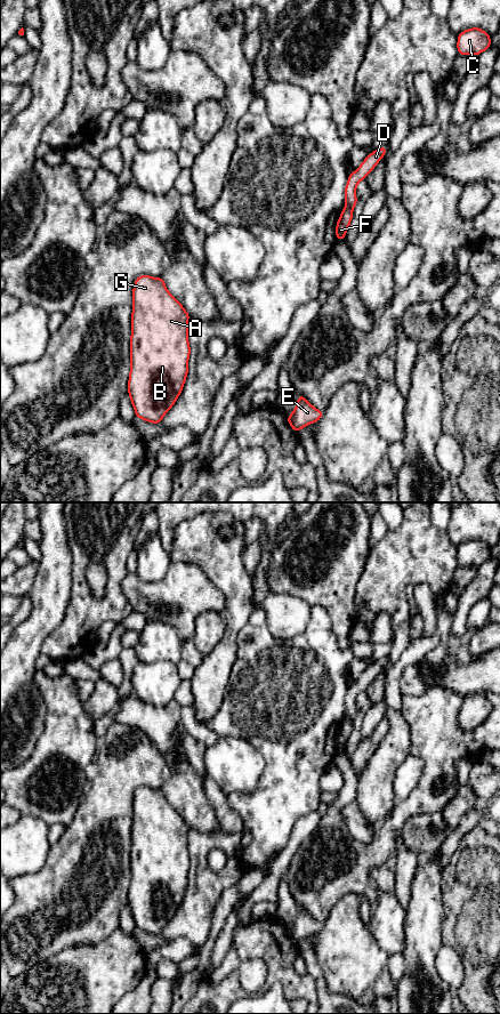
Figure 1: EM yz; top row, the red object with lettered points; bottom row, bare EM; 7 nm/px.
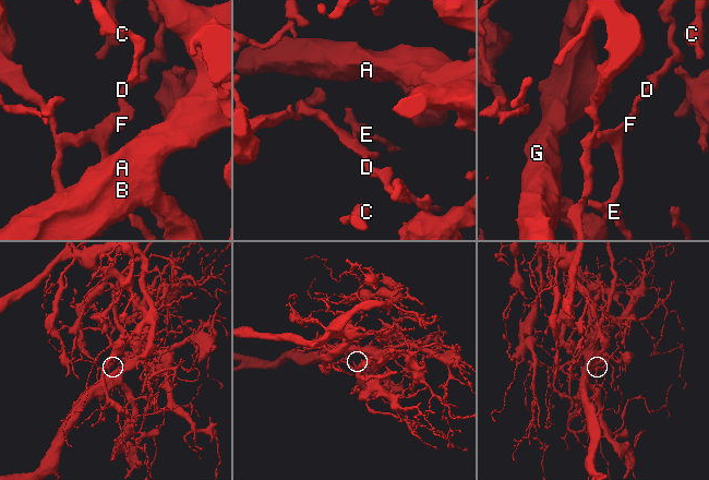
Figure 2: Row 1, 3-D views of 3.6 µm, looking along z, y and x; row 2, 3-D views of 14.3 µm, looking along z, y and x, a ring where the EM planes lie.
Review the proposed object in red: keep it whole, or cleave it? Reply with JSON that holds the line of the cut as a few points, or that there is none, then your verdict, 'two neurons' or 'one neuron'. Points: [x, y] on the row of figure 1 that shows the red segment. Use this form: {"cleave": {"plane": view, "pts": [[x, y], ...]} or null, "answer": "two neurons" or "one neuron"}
{"cleave": {"plane": "yz", "pts": [[345, 206], [353, 209]]}, "answer": "two neurons"}

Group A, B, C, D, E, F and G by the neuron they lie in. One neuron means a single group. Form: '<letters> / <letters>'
A B C D G / E F

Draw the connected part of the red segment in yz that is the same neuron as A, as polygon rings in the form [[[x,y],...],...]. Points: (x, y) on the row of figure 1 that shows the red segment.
[[[144,274],[135,280],[128,394],[135,416],[144,421],[161,424],[184,388],[191,355],[189,317],[184,306],[166,288],[163,277]]]

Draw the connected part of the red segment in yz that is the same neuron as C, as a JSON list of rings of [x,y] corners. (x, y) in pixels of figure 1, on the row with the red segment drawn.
[[[471,27],[458,34],[458,55],[478,56],[491,47],[491,35],[479,27]]]

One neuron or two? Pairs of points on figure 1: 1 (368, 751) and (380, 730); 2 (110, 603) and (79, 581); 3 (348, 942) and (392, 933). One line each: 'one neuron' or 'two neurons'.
1: one neuron
2: one neuron
3: two neurons

